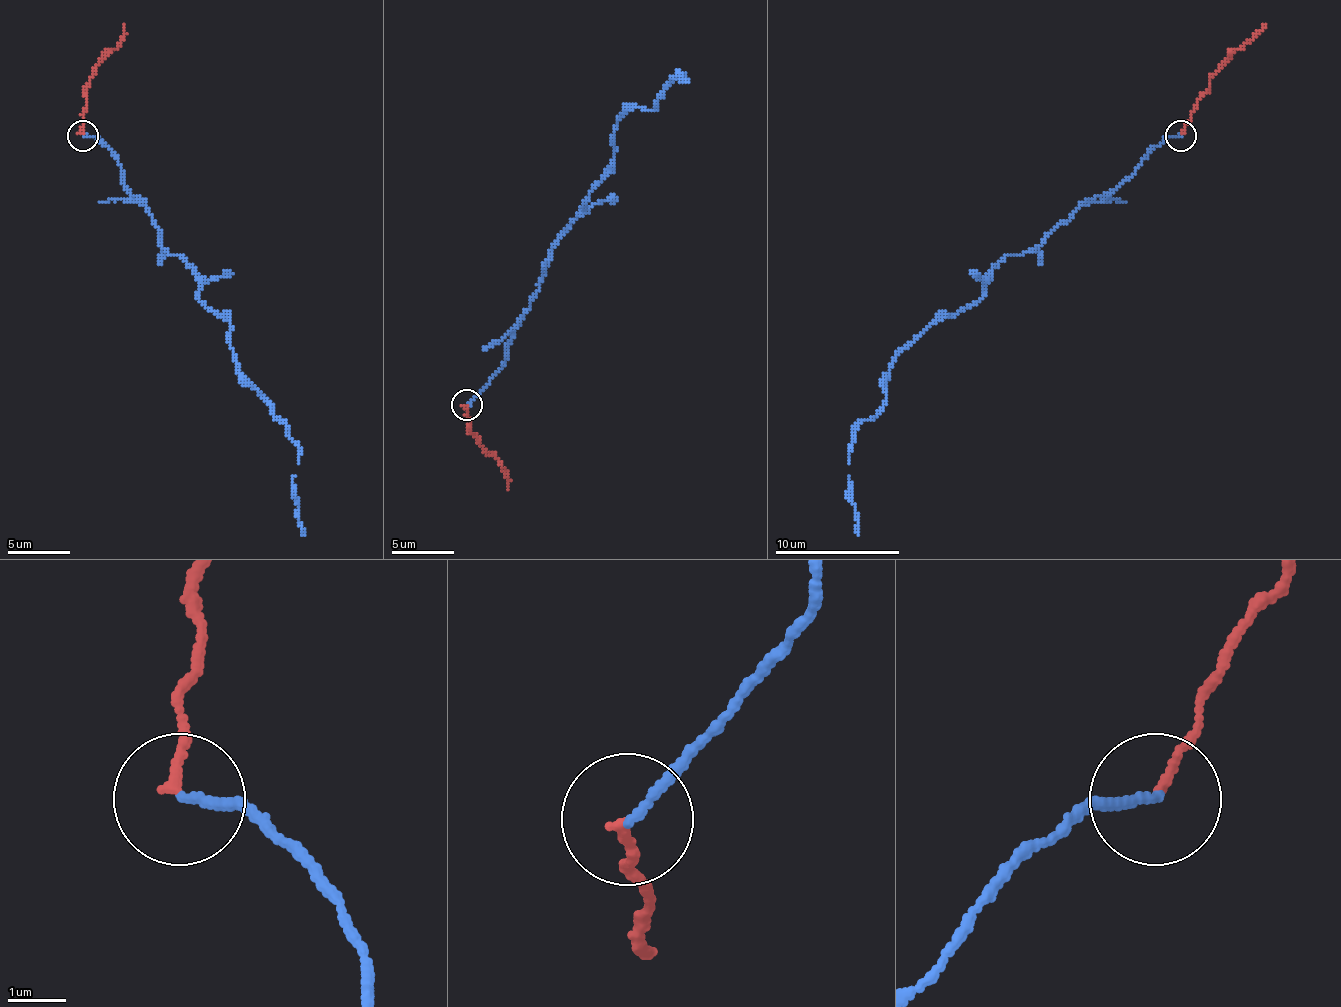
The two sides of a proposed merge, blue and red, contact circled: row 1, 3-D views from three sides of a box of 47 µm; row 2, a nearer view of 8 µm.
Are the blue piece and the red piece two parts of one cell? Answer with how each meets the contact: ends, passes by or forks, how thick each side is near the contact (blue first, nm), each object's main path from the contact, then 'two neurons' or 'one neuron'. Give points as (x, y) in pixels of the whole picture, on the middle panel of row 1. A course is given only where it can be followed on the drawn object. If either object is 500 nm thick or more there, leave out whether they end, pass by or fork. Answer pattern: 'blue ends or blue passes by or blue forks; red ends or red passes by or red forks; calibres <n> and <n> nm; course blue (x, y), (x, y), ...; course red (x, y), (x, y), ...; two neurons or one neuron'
blue ends; red ends; calibres 150 and 140 nm; course blue (467, 406), (505, 362), (505, 343), (561, 231), (614, 160), (617, 119), (651, 110), (676, 73), (688, 82); course red (467, 406), (474, 434), (502, 468), (508, 490); one neuron

